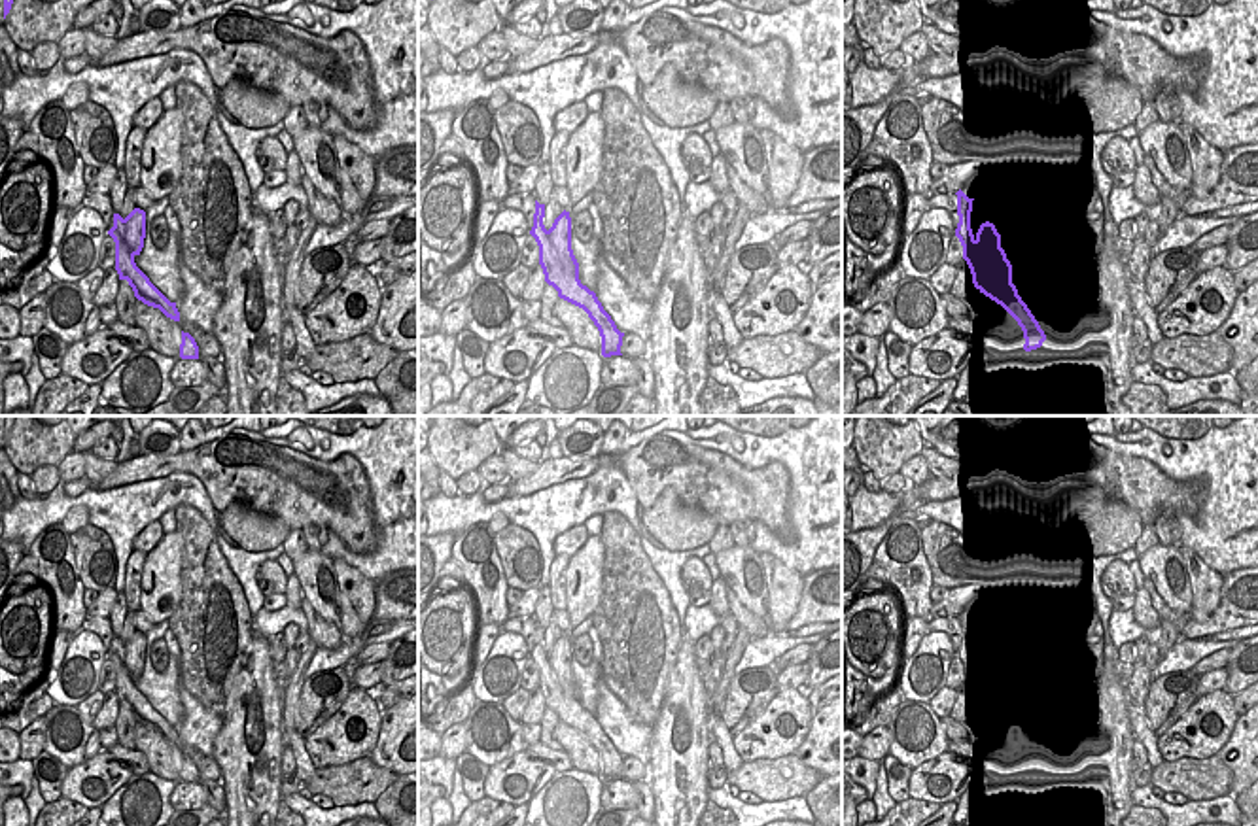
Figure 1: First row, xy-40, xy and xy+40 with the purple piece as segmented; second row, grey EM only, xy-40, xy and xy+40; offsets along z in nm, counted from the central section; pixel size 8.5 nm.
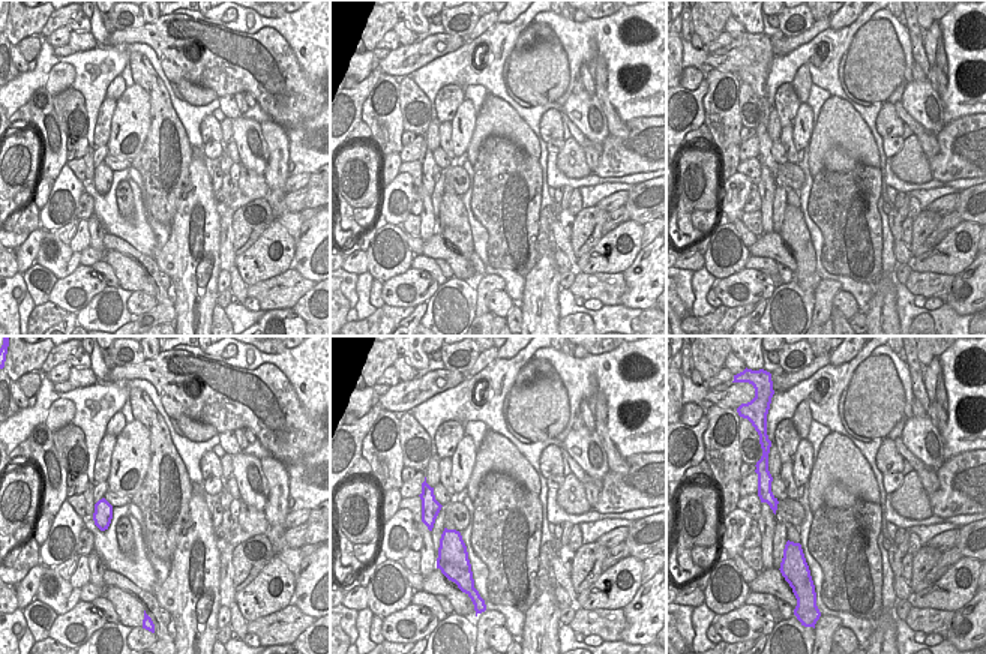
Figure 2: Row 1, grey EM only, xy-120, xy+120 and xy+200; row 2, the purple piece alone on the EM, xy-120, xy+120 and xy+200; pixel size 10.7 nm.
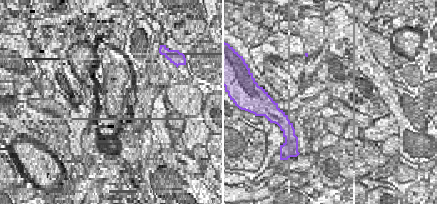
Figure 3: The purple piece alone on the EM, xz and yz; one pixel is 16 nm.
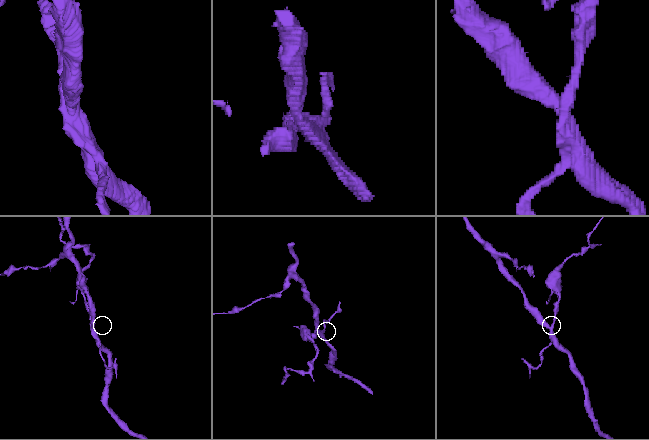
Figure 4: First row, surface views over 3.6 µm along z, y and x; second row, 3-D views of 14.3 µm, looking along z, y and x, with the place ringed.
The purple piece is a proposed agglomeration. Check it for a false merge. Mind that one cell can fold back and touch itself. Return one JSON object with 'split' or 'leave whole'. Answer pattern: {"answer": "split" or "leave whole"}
{"answer": "split"}

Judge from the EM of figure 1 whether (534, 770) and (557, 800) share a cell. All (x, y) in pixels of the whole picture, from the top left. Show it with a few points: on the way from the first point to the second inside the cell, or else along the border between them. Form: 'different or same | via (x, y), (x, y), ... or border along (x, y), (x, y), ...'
different | border along (557, 774), (528, 804)

